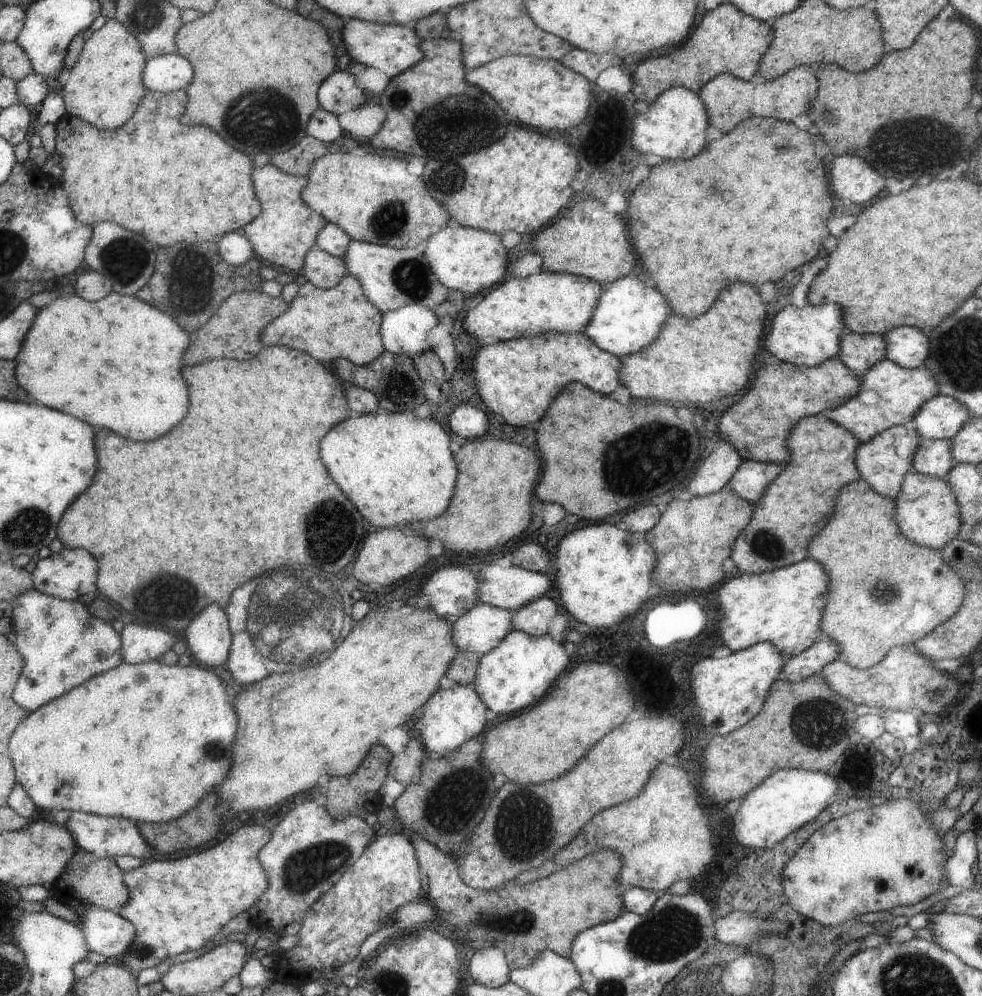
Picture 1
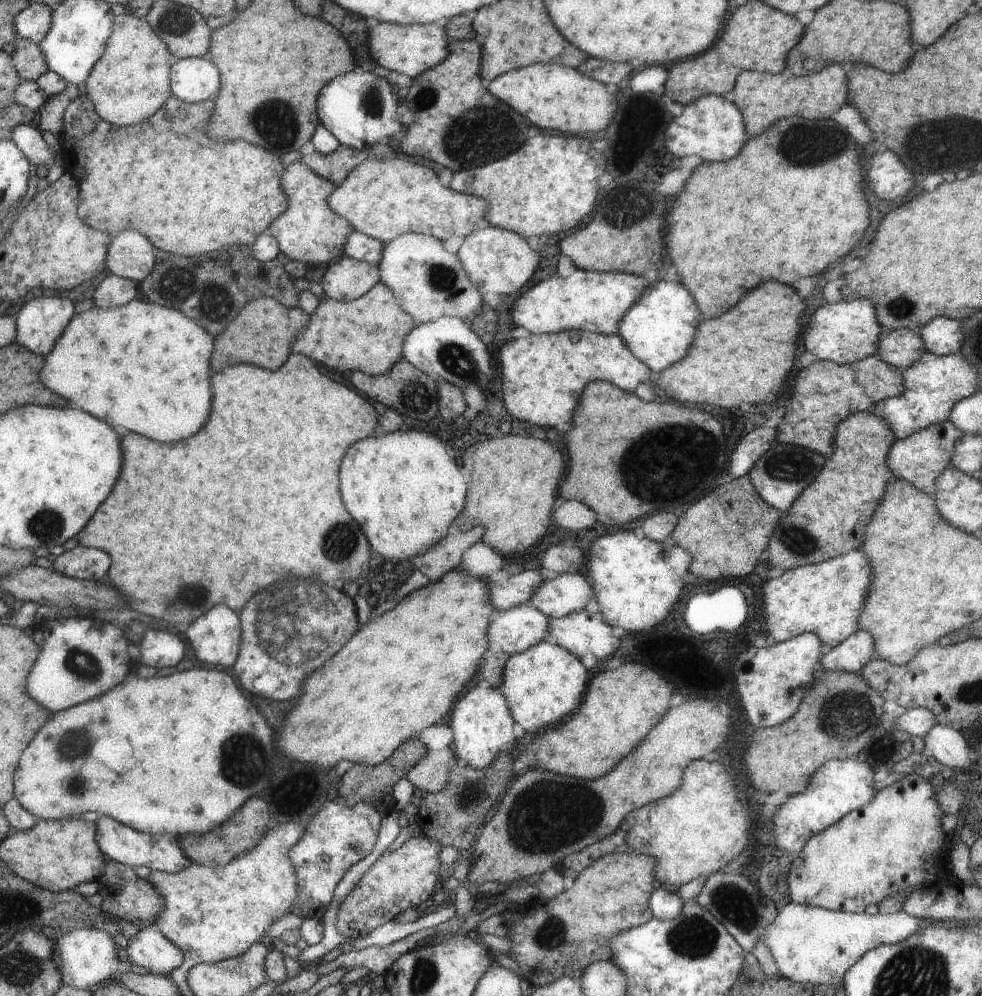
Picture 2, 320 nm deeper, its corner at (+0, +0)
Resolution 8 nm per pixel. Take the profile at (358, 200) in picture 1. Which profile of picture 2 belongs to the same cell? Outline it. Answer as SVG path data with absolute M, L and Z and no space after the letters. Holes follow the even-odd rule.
M367 157L350 170L327 201L338 215L348 220L353 230L382 243L405 233L431 235L440 241L453 236L465 238L477 229L475 222L484 218L488 210L484 198L453 192L437 184L437 176L431 168L399 160L399 157L389 160Z

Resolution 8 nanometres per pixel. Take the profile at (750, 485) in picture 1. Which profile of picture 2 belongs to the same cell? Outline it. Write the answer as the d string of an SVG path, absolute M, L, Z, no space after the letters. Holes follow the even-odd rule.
M775 443L770 449L753 463L748 472L752 485L757 495L764 500L768 506L779 510L782 514L789 506L793 505L803 490L820 473L825 464L826 457L817 451L803 447Z

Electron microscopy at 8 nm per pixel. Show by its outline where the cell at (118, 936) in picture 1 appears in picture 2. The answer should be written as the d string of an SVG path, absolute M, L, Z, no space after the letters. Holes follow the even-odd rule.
M155 923L129 938L126 951L131 963L155 975L170 974L183 962L182 951L160 934Z

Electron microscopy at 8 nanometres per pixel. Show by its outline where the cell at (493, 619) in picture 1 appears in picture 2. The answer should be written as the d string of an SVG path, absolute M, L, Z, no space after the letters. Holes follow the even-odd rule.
M521 604L505 609L501 616L493 618L492 625L488 626L489 646L491 648L498 648L508 656L511 654L518 654L523 650L529 649L529 646L537 645L542 639L546 639L548 626L551 624L551 619L541 614L533 606Z

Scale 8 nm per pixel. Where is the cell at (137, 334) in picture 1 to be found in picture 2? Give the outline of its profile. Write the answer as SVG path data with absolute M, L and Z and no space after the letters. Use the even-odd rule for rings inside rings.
M143 297L114 309L89 308L73 318L53 354L46 356L40 372L41 380L53 392L69 398L85 412L103 418L111 426L125 426L131 432L167 444L171 440L193 436L209 416L209 356L213 350L213 338L185 316L181 311L157 306Z

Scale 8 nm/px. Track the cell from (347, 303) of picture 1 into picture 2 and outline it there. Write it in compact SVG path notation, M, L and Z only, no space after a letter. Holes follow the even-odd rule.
M383 283L372 286L367 293L352 301L336 301L321 297L318 306L312 313L305 330L292 342L291 352L303 354L321 362L339 372L361 371L368 375L379 375L388 372L397 361L403 358L403 342L408 332L419 323L412 315L407 314L400 306L400 301Z

